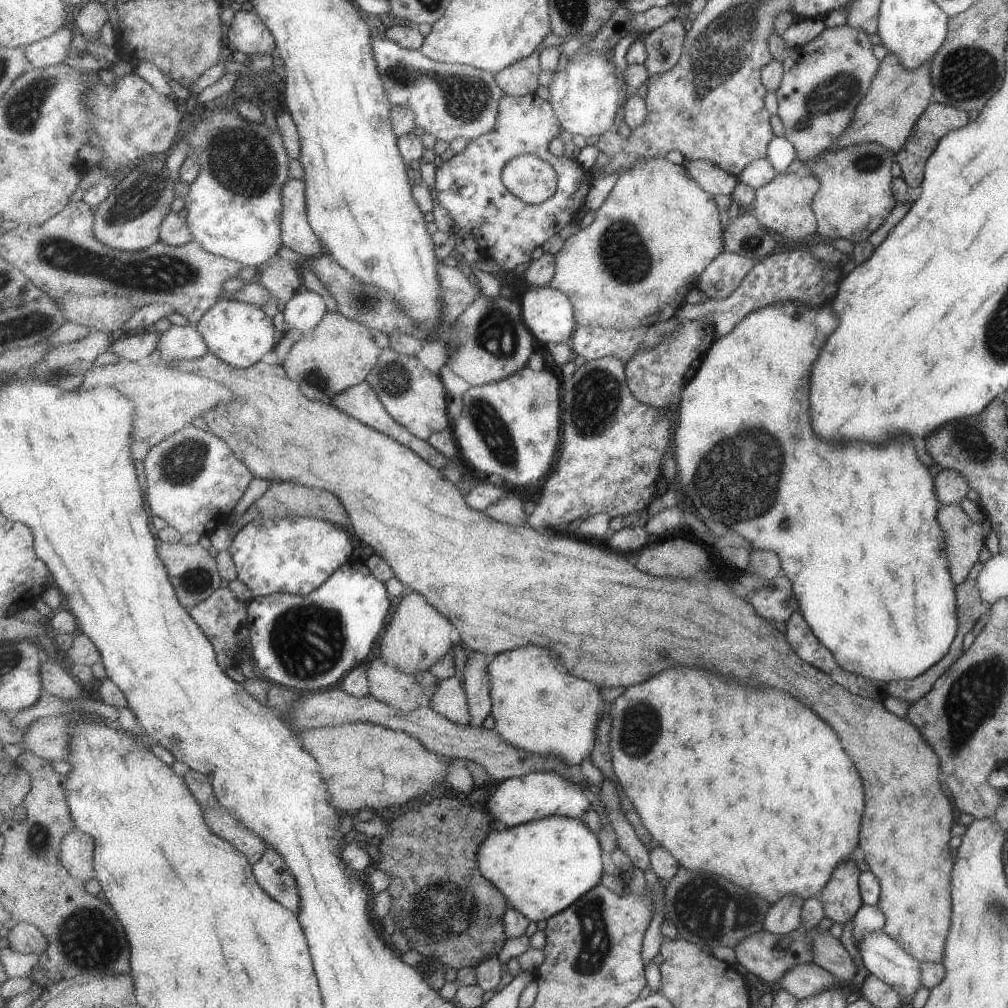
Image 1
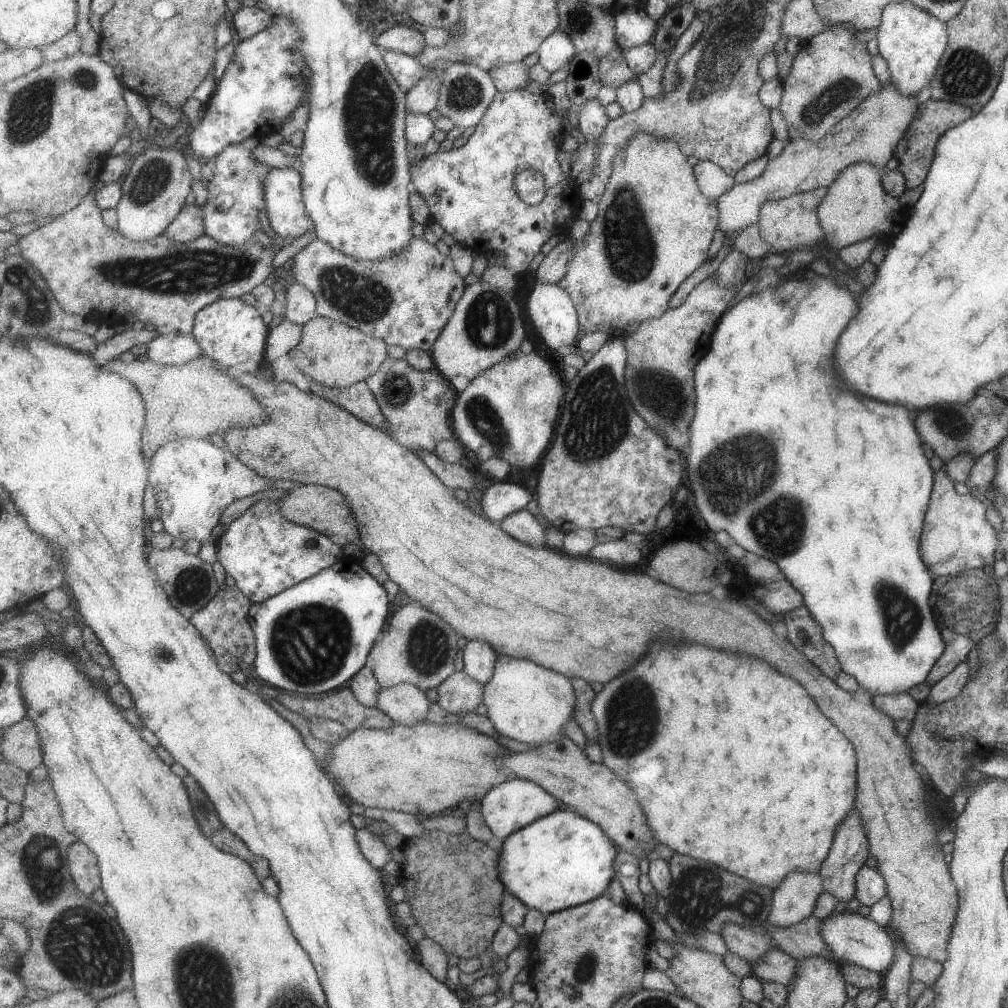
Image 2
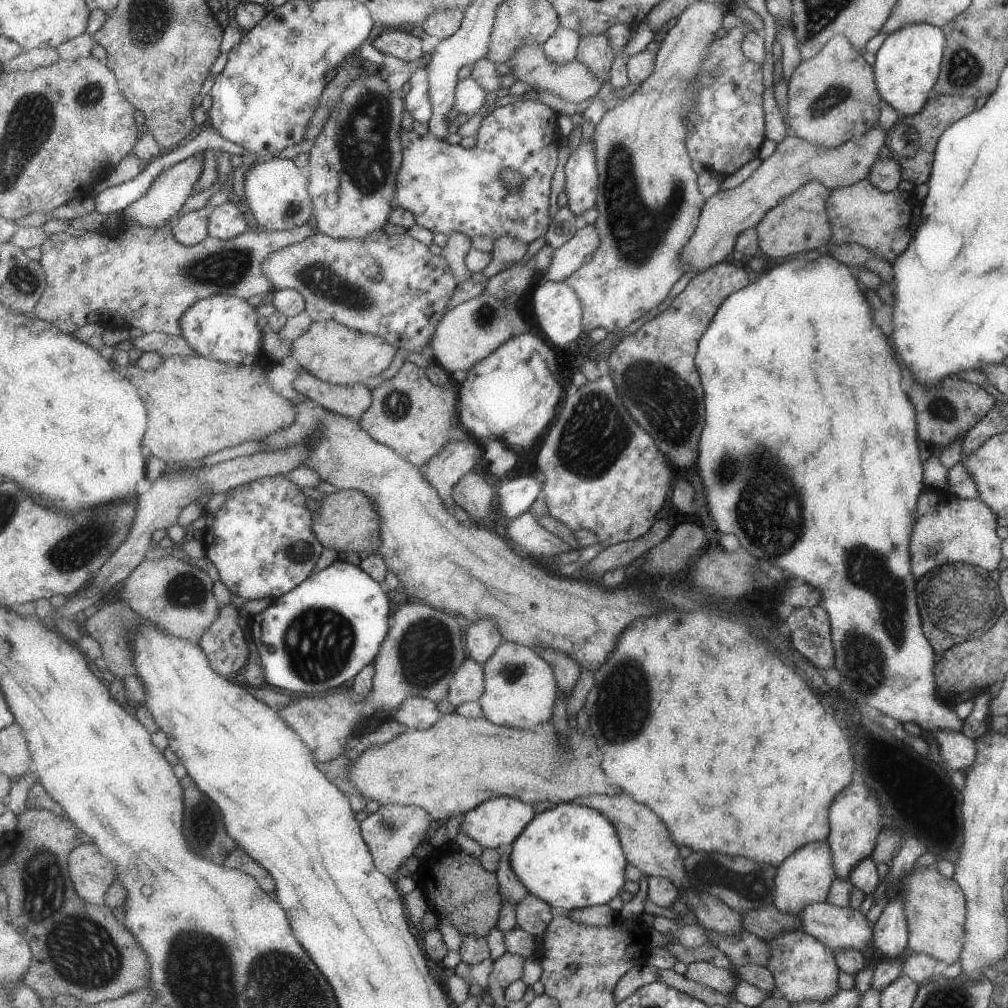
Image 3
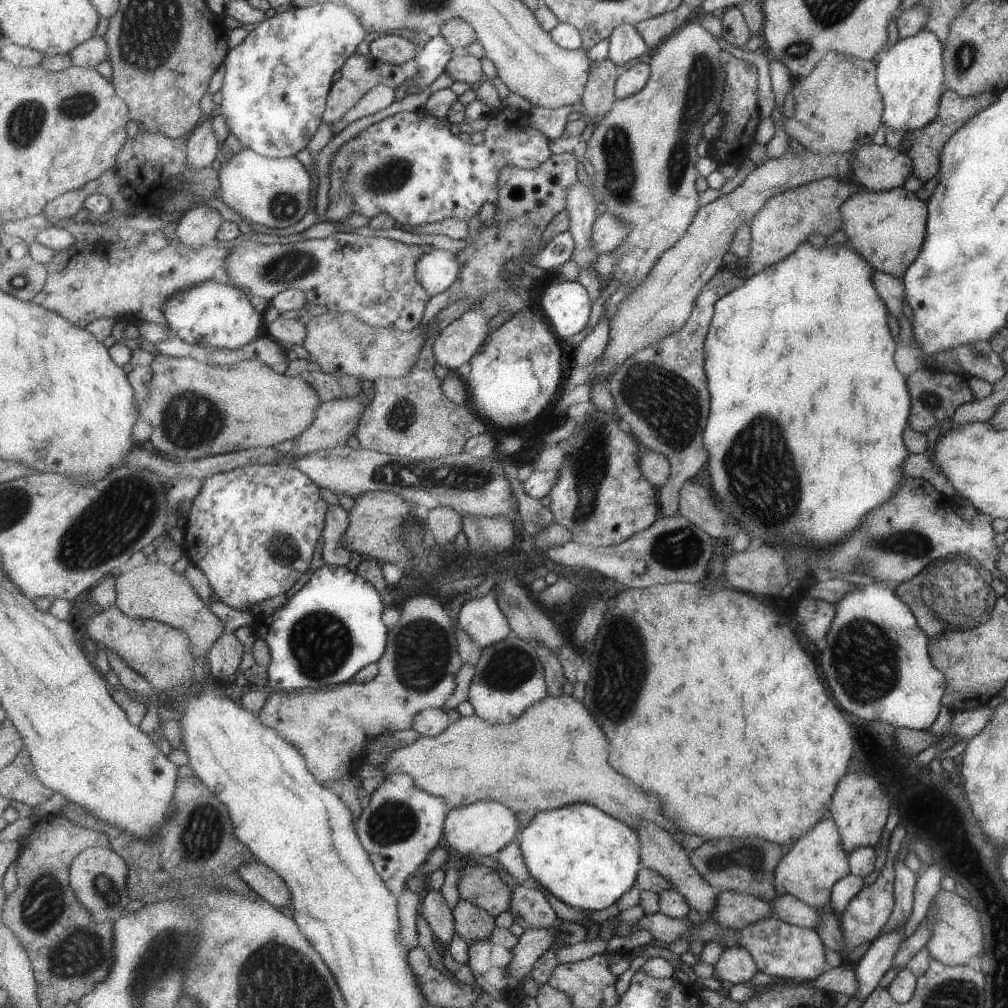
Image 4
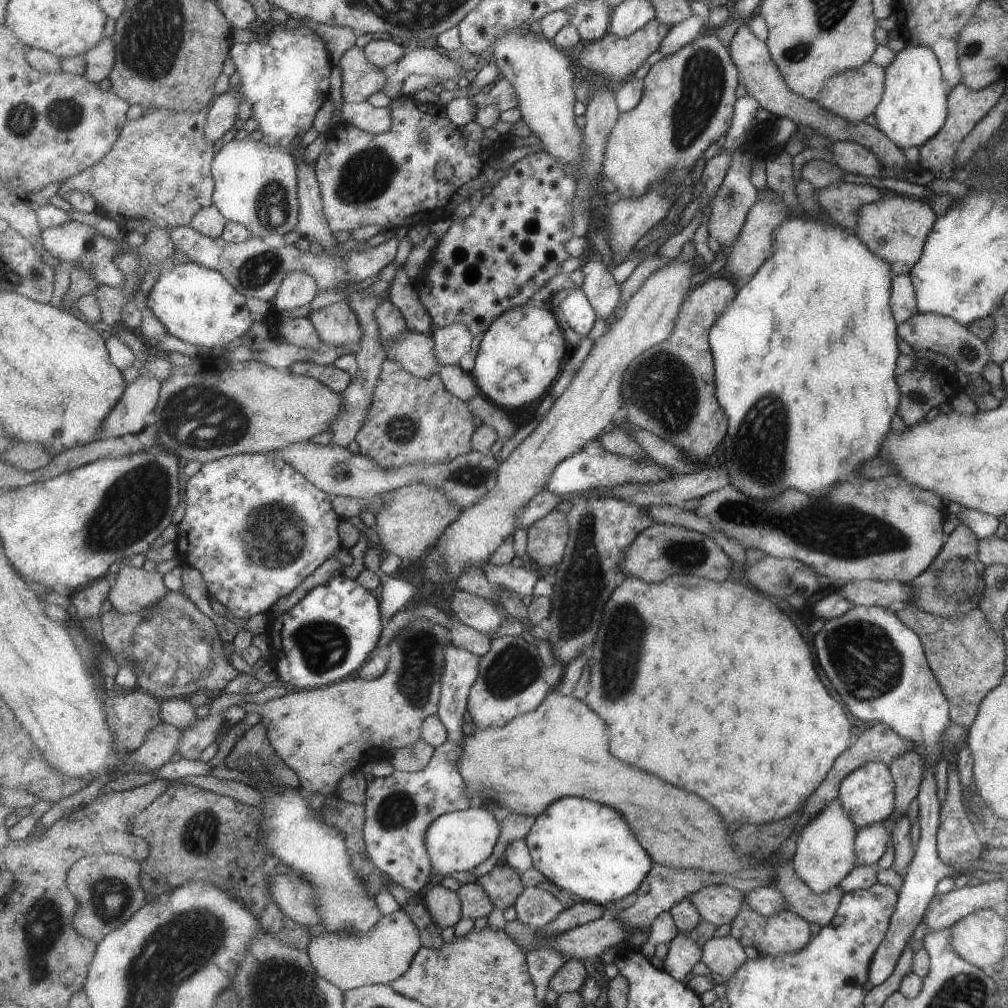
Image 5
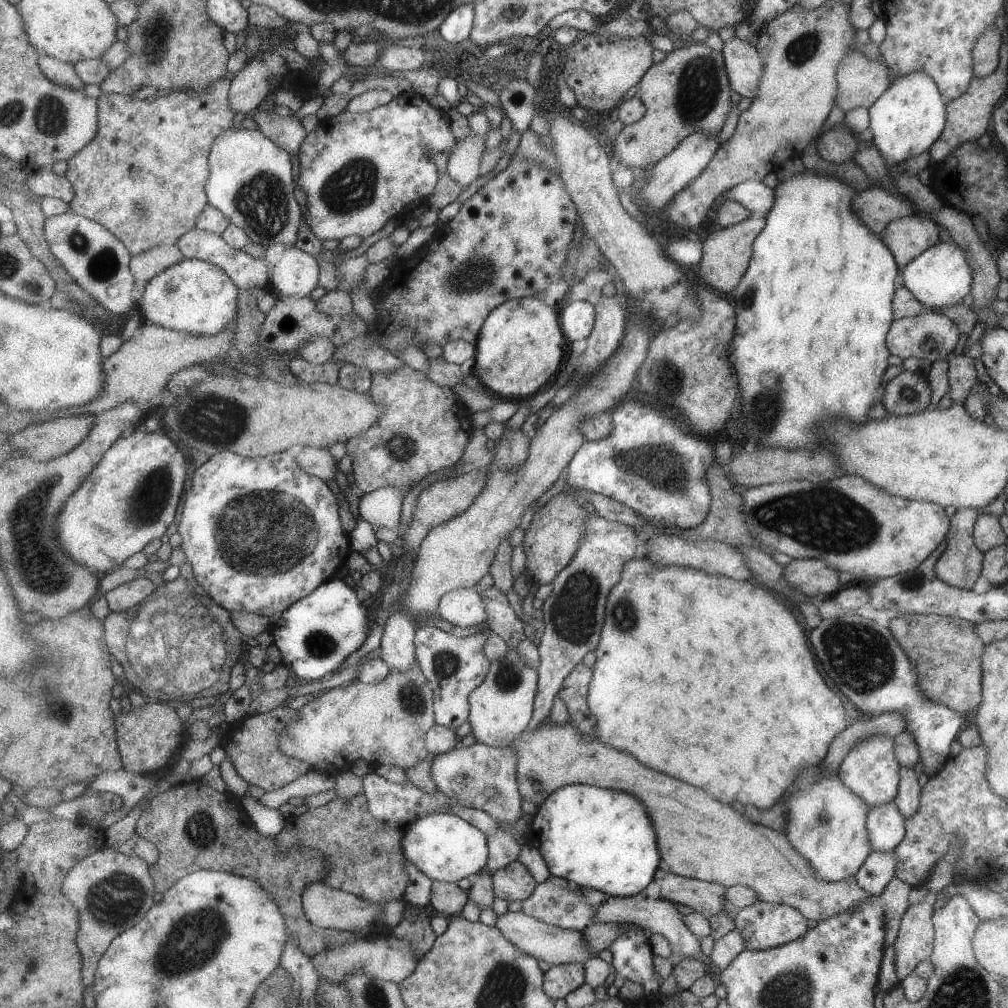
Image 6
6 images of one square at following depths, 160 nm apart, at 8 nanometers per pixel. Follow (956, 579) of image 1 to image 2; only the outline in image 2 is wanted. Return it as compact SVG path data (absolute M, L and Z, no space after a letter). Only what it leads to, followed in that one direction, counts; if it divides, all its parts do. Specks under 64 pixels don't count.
M946 462L934 472L933 490L928 502L927 514L924 516L923 537L919 551L921 560L928 568L932 578L953 576L965 569L982 569L993 560L997 534L985 520L985 508L977 497L957 494L952 480L944 469Z

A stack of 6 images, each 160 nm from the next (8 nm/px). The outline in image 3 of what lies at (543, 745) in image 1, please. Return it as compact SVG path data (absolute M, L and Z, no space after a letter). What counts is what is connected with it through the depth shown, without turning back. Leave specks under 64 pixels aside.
M507 641L484 662L486 689L479 700L484 716L496 725L532 729L552 720L558 682L551 664L535 650Z

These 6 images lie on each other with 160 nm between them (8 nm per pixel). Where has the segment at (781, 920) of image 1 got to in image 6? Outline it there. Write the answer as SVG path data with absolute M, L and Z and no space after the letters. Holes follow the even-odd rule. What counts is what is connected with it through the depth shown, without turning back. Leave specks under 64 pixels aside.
M821 764L801 770L793 780L785 800L787 832L785 838L824 881L838 881L854 875L872 852L866 821L867 806L837 774L823 770ZM795 786L801 786L795 790Z

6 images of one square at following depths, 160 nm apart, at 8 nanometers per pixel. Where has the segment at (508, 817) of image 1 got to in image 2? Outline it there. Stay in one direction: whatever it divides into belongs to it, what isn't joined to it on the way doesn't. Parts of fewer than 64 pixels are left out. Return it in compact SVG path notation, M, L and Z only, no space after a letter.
M519 778L511 779L502 785L493 787L484 796L479 806L480 814L483 816L486 826L493 834L503 840L534 820L551 814L555 809L562 807L563 804L541 785Z

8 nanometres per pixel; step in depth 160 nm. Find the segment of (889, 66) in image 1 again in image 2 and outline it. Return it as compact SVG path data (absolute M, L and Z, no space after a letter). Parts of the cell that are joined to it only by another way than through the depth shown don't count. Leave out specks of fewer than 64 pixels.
M890 82L888 86L881 87L880 91L869 95L857 108L853 110L845 119L841 119L829 134L823 135L818 141L809 139L791 139L784 141L781 152L772 159L768 159L763 172L759 176L742 183L733 183L723 194L716 198L716 207L719 212L717 228L725 236L733 238L737 232L749 225L755 224L759 218L760 207L768 200L784 199L785 197L803 191L816 189L817 187L828 187L833 179L840 174L844 168L853 163L867 163L873 168L884 169L886 162L893 156L896 142L905 135L905 130L915 115L917 94L903 96L896 91Z

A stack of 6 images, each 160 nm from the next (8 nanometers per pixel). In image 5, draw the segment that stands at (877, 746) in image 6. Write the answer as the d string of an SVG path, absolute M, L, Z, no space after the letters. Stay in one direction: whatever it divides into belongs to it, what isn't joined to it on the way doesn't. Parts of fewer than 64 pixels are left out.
M865 762L857 770L849 772L839 784L837 800L857 831L863 826L885 821L893 811L894 802L894 784L888 766L881 762Z

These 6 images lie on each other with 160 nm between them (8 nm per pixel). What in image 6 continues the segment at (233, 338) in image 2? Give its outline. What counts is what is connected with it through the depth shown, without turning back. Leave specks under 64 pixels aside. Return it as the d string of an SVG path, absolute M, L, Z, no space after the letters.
M203 259L183 260L172 264L149 281L138 298L140 313L146 321L194 335L222 333L235 323L240 288L229 273Z

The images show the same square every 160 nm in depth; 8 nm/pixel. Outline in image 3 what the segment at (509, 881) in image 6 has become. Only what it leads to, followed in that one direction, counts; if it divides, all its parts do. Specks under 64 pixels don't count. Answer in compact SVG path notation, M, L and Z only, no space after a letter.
M443 848L426 849L416 872L419 887L425 889L436 916L445 915L463 940L467 935L486 937L491 928L498 926L504 905L497 871L489 872L479 862L481 862L479 858L473 858L464 851L455 853L445 852Z

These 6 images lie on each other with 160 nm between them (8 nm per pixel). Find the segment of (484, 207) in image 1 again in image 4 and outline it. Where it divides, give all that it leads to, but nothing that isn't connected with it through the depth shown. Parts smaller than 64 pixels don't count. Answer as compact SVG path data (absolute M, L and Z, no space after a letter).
M507 107L491 112L487 119L489 121L483 131L484 140L477 146L465 144L459 131L453 129L448 119L433 116L433 113L422 108L394 113L369 125L358 135L345 141L330 162L326 220L338 223L353 215L363 215L367 219L389 215L399 224L415 227L431 222L435 224L449 217L467 221L478 214L485 202L497 204L503 166L534 169L541 166L553 152L549 148L550 138L530 125L529 113Z

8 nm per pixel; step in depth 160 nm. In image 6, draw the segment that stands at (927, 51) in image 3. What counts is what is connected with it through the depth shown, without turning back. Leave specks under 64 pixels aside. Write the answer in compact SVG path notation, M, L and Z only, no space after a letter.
M912 72L895 77L889 88L868 108L867 136L874 142L887 166L903 163L928 150L944 130L945 104L932 77L923 72Z

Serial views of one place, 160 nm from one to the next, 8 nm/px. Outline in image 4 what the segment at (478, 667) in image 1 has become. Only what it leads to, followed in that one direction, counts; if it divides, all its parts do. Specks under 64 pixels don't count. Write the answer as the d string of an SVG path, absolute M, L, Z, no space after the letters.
M494 590L480 599L464 603L457 618L459 624L483 649L513 634L509 619L499 606Z

